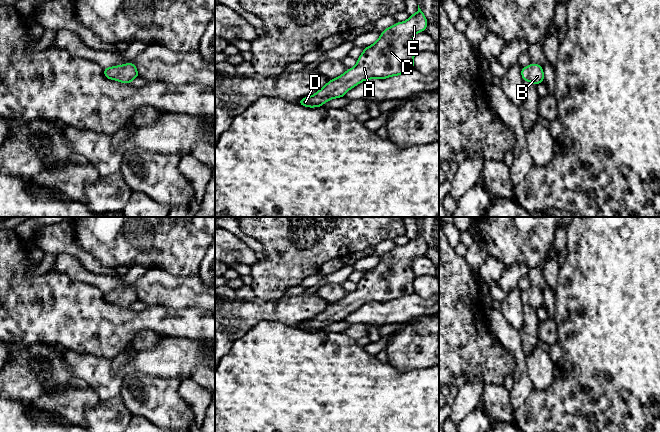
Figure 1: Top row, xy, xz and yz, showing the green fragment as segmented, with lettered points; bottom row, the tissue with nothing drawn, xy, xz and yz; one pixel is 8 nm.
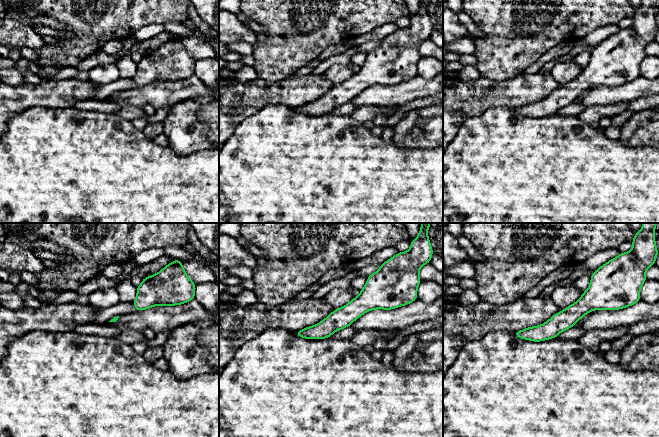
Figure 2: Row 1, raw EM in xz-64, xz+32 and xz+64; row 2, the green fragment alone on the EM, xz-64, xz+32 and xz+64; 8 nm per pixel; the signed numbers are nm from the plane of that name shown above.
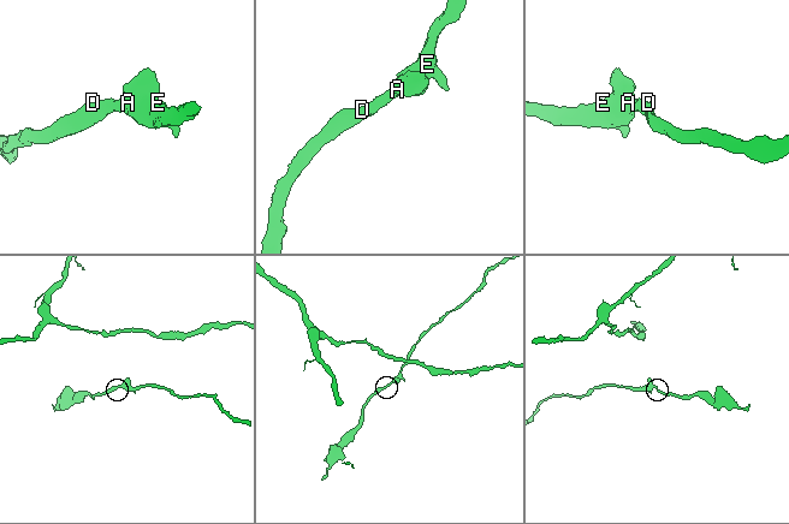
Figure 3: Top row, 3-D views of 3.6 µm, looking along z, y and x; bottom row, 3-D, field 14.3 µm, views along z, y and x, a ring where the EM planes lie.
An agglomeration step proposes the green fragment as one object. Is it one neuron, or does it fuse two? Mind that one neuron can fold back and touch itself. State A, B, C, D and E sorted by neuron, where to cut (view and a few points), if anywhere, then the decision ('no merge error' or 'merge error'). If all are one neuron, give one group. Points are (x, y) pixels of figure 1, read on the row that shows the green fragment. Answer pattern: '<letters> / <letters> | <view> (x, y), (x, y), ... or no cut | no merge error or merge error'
A B C D E | no cut | no merge error

